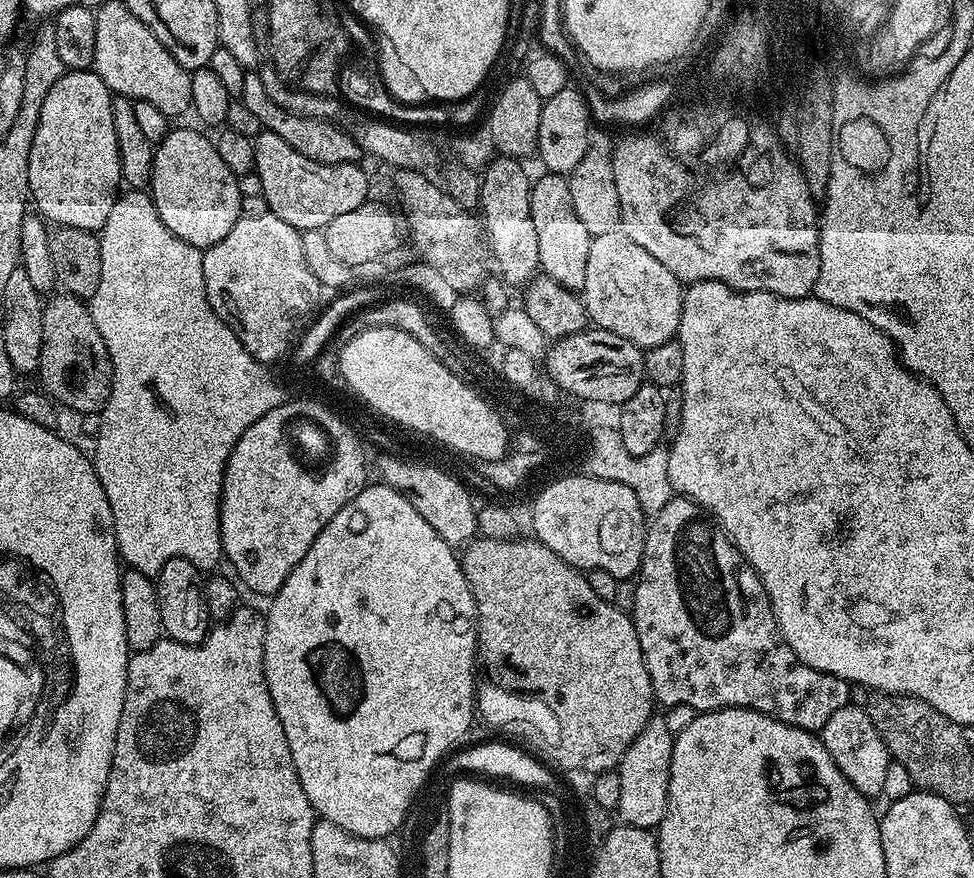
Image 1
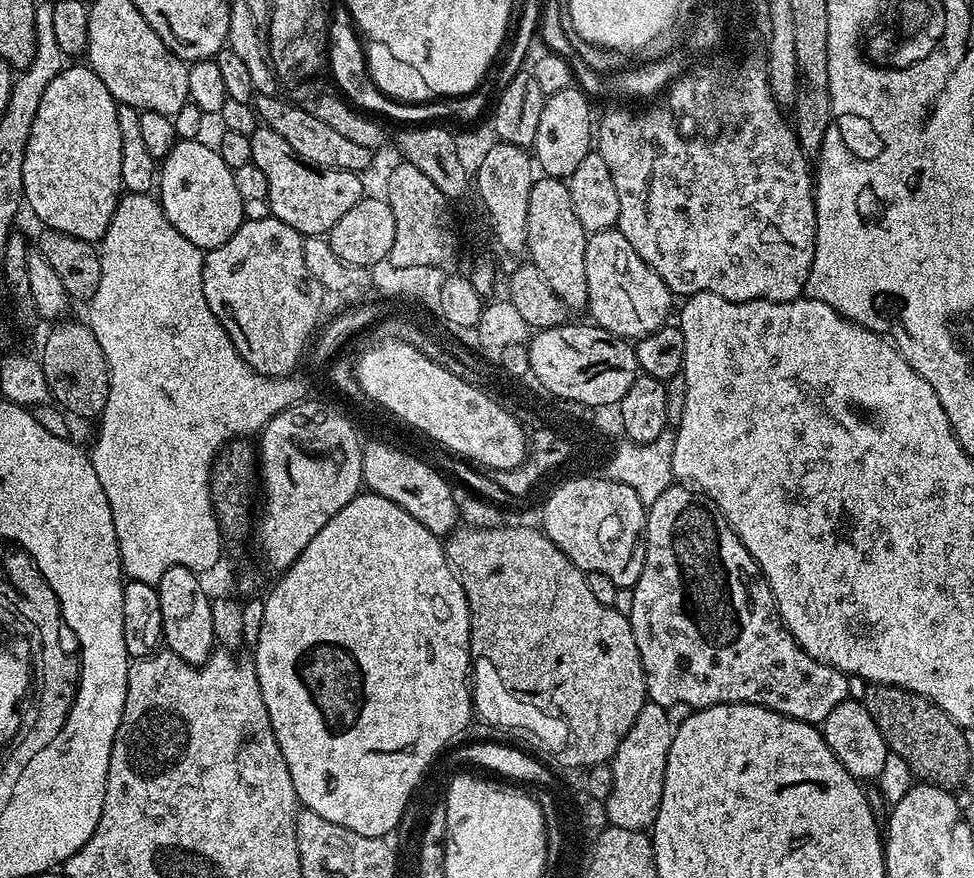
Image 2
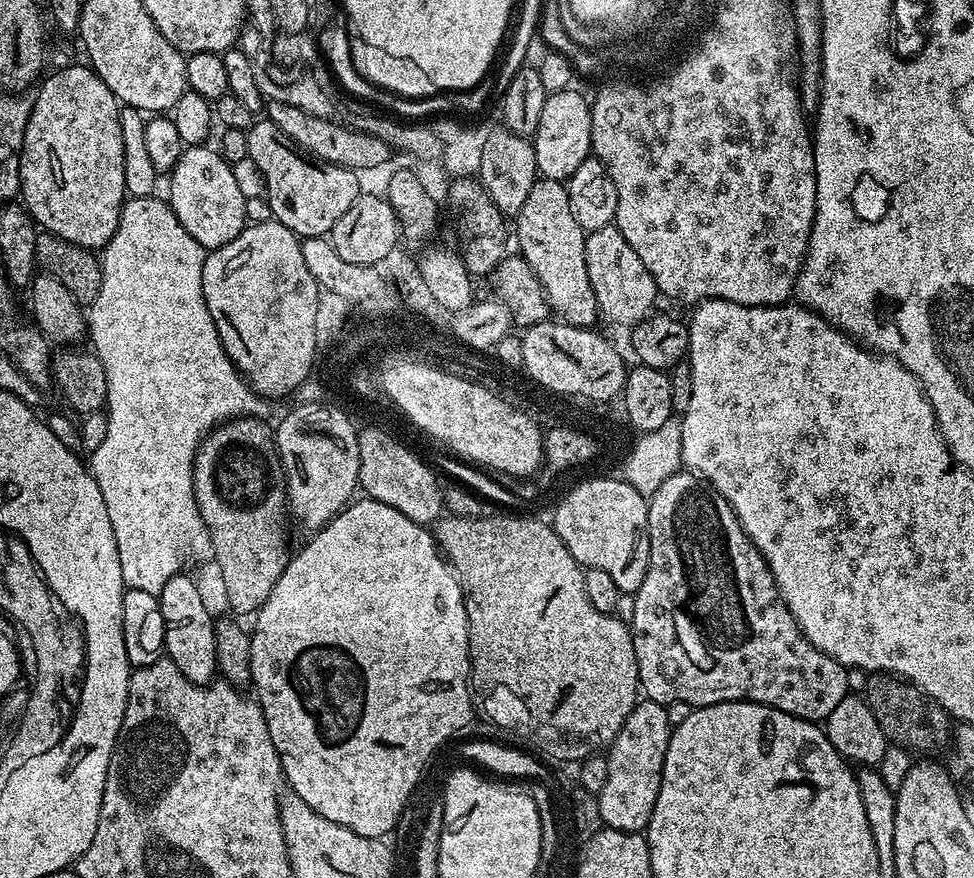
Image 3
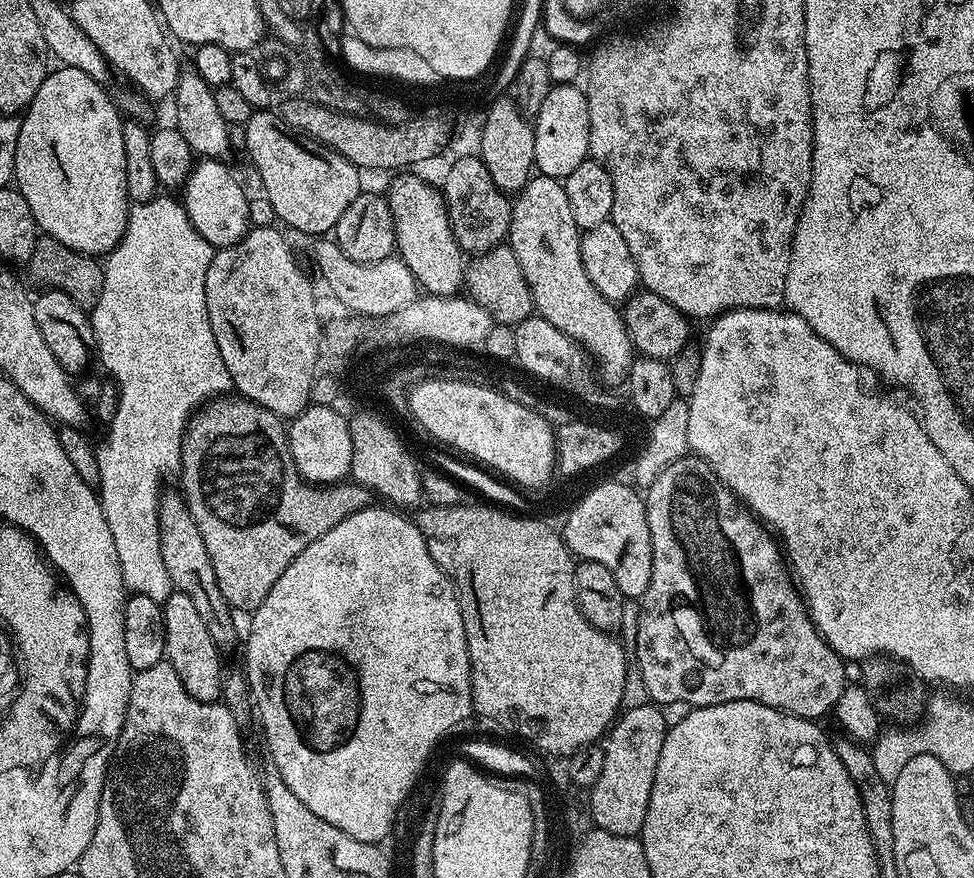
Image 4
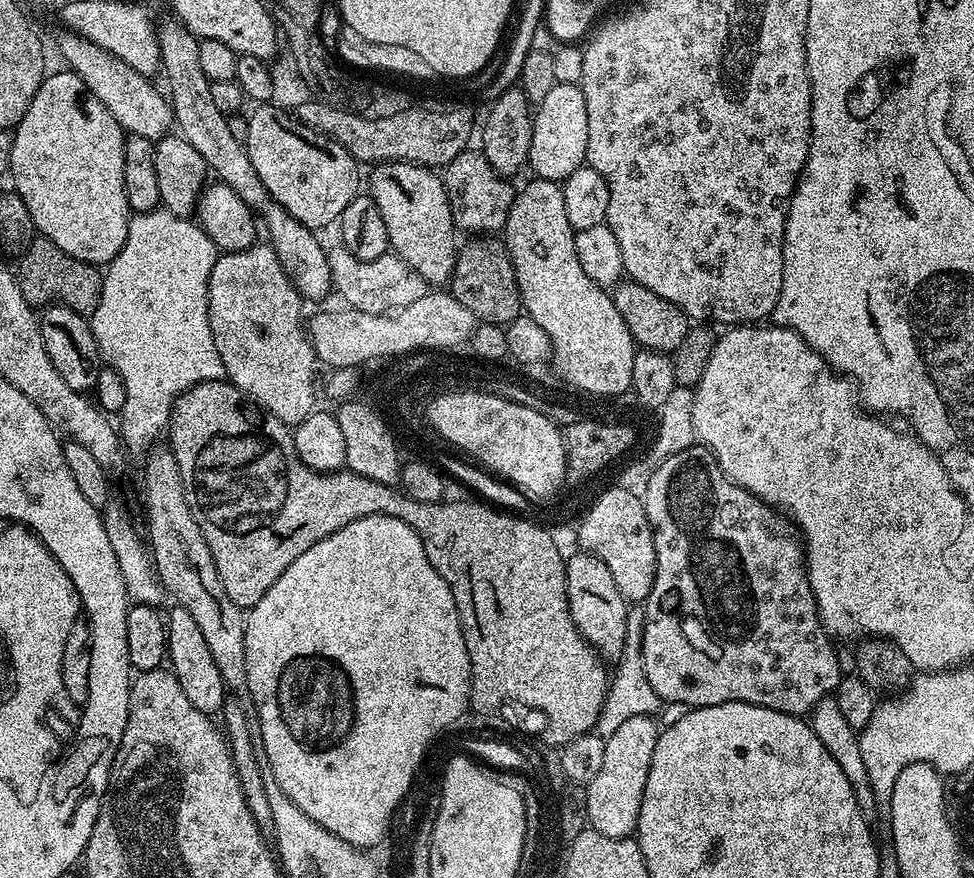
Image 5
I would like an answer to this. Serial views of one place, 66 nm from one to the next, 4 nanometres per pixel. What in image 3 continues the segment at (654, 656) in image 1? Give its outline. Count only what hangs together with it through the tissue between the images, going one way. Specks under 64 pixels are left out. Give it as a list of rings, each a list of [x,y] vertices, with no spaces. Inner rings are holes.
[[[687,470],[675,472],[673,476],[666,478],[666,482],[662,482],[662,486],[658,486],[656,493],[648,500],[648,537],[650,538],[650,562],[646,570],[646,578],[642,578],[642,586],[638,586],[638,590],[631,597],[632,620],[630,619],[634,654],[638,658],[638,674],[643,695],[665,706],[673,706],[672,704],[703,706],[748,700],[751,704],[764,704],[768,708],[777,708],[803,720],[813,722],[827,720],[830,710],[834,710],[834,706],[838,706],[838,702],[842,702],[842,698],[849,695],[849,669],[827,656],[825,652],[819,652],[805,638],[798,622],[790,614],[786,602],[780,597],[770,566],[765,562],[763,554],[754,546],[752,539],[742,530],[726,498],[719,496],[712,489],[712,485],[706,480],[701,480],[696,473]]]

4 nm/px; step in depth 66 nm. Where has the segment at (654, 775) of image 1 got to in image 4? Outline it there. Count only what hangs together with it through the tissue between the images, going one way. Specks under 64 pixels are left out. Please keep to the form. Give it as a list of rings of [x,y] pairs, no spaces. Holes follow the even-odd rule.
[[[652,702],[643,703],[634,705],[629,712],[628,709],[621,711],[613,723],[602,744],[602,774],[598,774],[598,782],[590,789],[592,823],[603,832],[619,836],[640,835],[650,806],[650,790],[654,790],[658,754],[662,754],[662,742],[670,727],[669,721],[664,721],[663,707]]]

